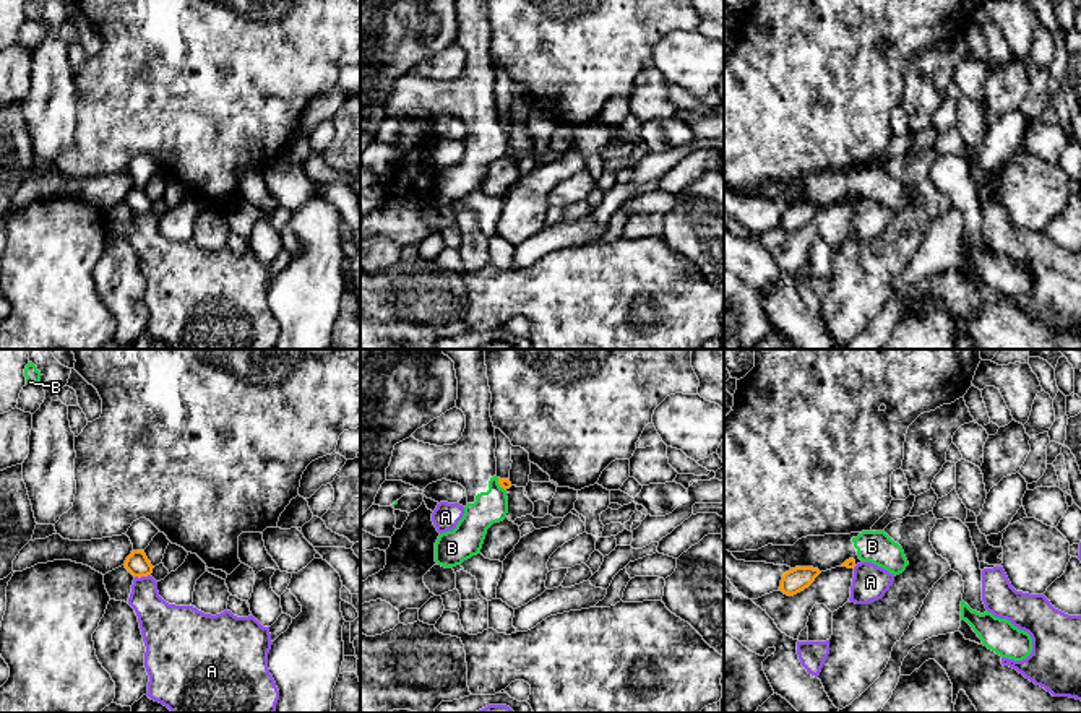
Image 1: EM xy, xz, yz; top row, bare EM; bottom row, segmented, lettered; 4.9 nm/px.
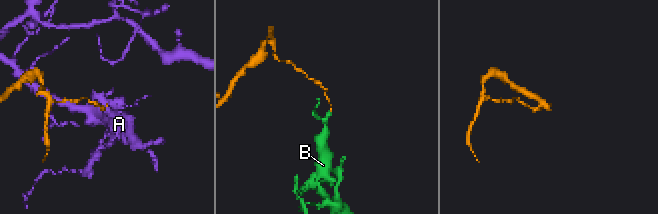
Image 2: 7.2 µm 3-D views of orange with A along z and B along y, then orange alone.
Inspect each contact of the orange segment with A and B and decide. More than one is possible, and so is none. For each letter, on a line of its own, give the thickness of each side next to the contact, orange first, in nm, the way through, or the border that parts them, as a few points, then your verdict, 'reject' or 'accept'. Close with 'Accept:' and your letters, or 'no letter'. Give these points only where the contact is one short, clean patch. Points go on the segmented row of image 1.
A: calibres 110 and 200 nm; border xy (150, 574), (135, 577); reject
B: calibres 50 and 160 nm; border xz (497, 478), (497, 483), (505, 491); reject
Accept: no letter

